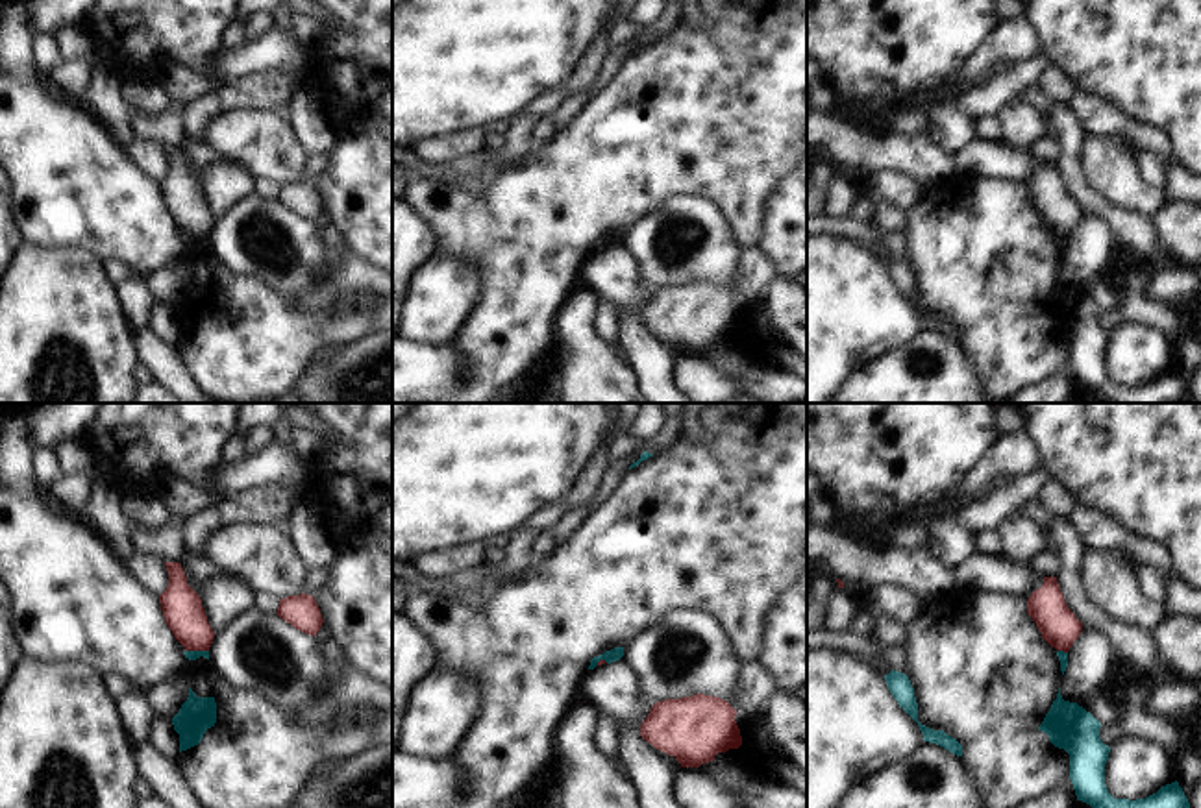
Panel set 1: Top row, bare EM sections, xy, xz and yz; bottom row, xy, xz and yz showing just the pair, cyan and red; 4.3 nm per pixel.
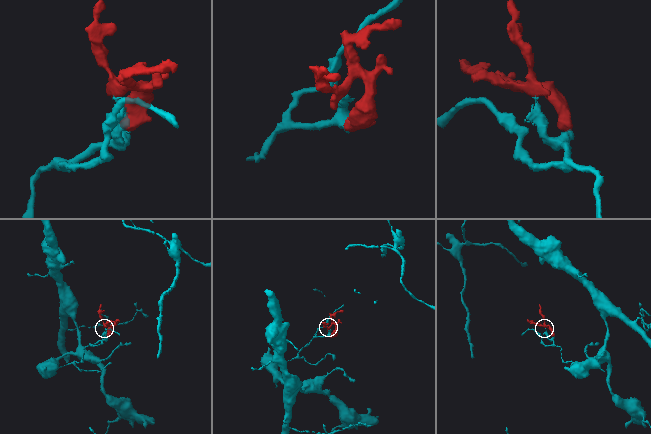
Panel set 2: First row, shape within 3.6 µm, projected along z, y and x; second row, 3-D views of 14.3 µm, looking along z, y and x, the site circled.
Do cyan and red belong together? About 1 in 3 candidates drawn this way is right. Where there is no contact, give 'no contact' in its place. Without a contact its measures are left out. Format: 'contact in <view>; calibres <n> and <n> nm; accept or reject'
contact in xy; calibres 50 and 180 nm; reject

